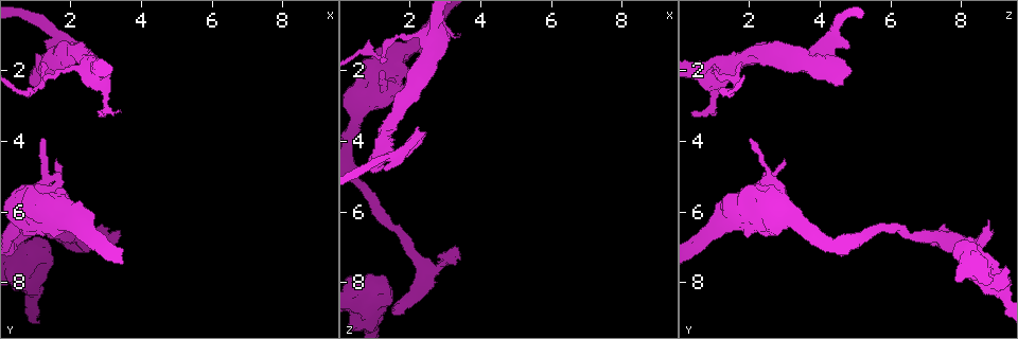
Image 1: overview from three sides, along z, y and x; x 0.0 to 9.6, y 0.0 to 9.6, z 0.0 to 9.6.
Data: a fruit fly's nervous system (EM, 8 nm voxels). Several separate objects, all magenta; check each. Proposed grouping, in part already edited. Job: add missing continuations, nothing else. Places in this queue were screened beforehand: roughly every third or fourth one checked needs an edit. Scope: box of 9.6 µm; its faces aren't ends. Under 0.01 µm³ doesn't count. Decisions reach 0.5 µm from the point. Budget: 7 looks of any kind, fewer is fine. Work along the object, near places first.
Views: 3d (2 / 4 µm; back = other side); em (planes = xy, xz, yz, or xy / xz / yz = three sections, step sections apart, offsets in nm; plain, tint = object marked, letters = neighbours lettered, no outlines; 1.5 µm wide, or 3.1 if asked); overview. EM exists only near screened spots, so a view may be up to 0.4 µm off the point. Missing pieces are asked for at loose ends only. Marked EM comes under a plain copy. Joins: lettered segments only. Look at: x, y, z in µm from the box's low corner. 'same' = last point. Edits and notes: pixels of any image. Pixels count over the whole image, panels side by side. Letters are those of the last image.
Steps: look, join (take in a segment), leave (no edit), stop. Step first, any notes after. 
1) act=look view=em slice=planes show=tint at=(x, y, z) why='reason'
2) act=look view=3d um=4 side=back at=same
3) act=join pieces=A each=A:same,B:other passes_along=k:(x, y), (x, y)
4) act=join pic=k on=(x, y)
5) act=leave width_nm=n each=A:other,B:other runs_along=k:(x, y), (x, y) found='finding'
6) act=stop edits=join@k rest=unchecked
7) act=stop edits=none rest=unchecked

act=look view=em slice=planes show=letters at=(0.90, 1.95, 4.80)

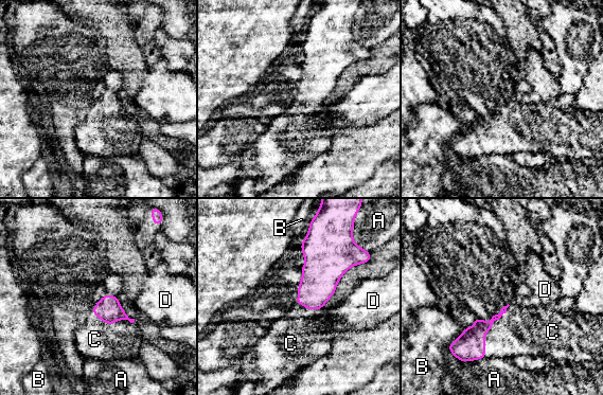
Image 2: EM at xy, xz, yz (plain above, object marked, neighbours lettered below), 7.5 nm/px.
act=join pieces=C each=A:other,B:other,C:same,D:other passes_along=2:(470, 345), (488, 331), (520, 331) found='the neuron continues'

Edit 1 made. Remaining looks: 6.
act=look view=overview

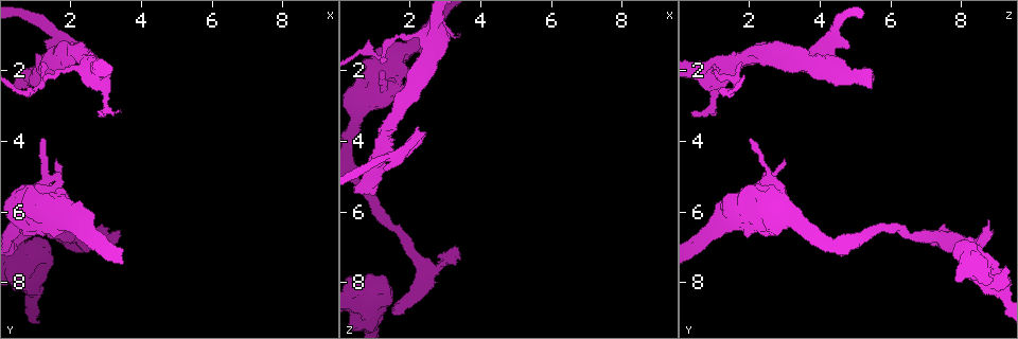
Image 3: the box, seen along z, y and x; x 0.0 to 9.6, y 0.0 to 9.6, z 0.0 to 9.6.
act=look view=em slice=xz step=8 show=letters at=(1.55, 6.25, 8.80) why='free end'

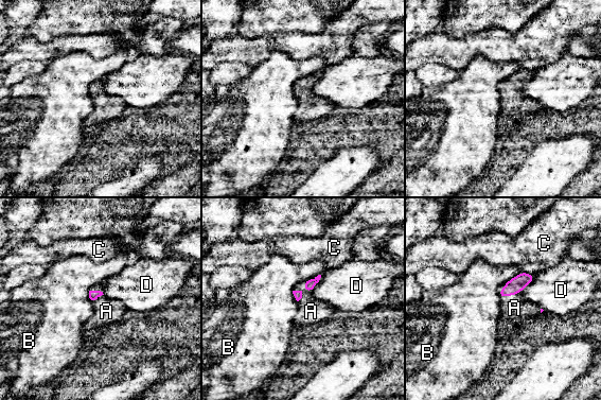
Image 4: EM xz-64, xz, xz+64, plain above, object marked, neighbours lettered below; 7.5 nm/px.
act=join pieces=A each=A:same,B:other,C:other,D:other found='the neuron continues'

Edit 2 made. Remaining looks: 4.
act=look view=overview why='redraw'

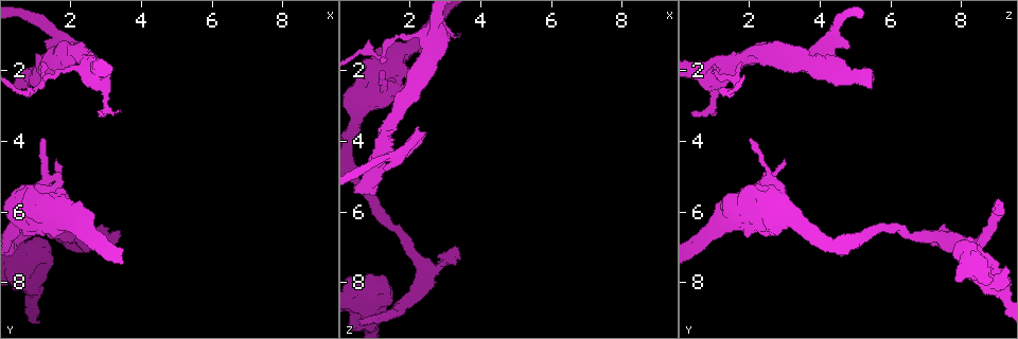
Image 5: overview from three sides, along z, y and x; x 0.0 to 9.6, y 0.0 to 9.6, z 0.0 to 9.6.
act=look view=3d um=4 at=(1.35, 4.00, 2.00) why='tapers out'

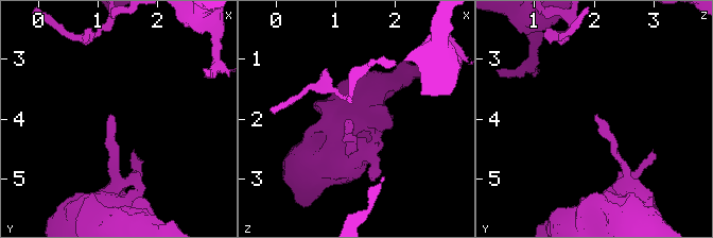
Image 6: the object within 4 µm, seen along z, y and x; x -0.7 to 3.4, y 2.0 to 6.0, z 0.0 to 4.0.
act=look view=em slice=yz step=8 show=letters at=(1.25, 3.95, 2.05) why='shape alone is not enough'

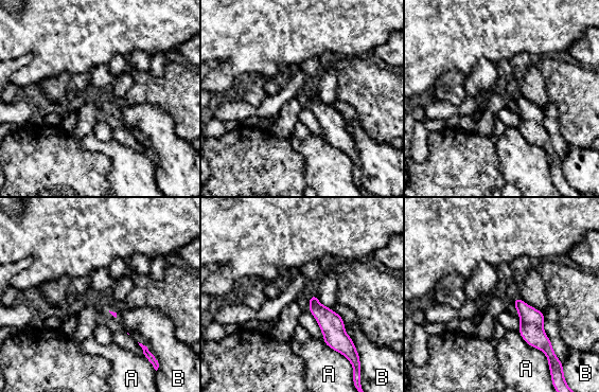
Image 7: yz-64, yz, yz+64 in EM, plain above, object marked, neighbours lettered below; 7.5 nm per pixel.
act=look view=em slice=planes show=letters at=same

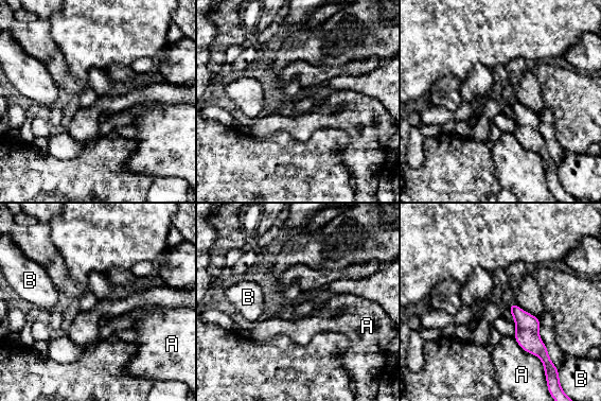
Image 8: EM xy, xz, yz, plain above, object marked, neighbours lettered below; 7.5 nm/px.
act=leave longest_contact=A:360nm each=A:other,B:other runs_along=8:(512, 307), (547, 359) found='none of them fits'

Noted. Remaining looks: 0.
act=stop edits=join@2,join@4 rest=unchecked

